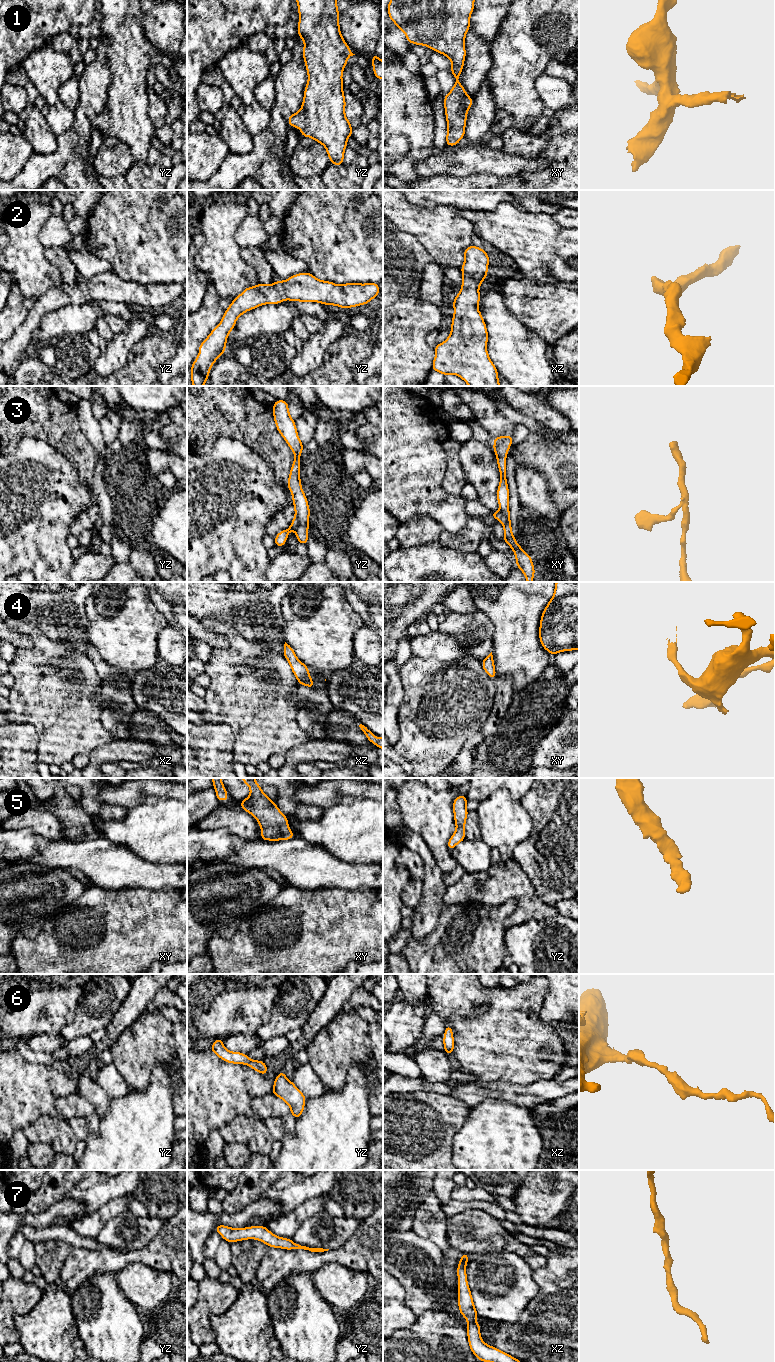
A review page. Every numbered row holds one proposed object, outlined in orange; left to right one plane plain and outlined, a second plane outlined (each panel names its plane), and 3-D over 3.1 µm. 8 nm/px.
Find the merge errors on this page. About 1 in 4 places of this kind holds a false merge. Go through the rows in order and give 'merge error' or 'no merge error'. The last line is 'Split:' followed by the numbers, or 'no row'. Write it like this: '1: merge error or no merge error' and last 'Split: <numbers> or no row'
1: no merge error
2: no merge error
3: merge error
4: no merge error
5: no merge error
6: no merge error
7: no merge error
Split: 3

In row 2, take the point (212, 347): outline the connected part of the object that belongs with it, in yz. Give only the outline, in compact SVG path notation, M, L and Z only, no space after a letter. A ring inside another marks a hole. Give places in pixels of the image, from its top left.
M305 272L289 277L284 281L276 281L271 285L257 283L255 287L247 287L238 295L225 311L218 326L213 328L209 336L199 346L199 355L193 362L191 370L191 382L193 386L203 386L208 382L208 375L215 361L225 353L227 337L235 327L236 320L245 312L264 304L280 304L284 300L300 302L319 302L324 305L334 305L341 308L351 308L369 303L380 293L378 283L346 283L337 285L330 281L322 281L314 275Z

